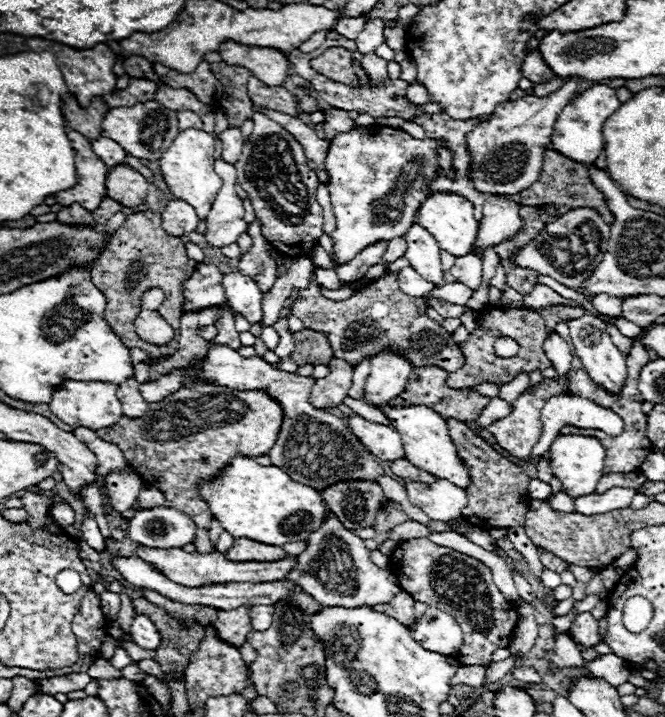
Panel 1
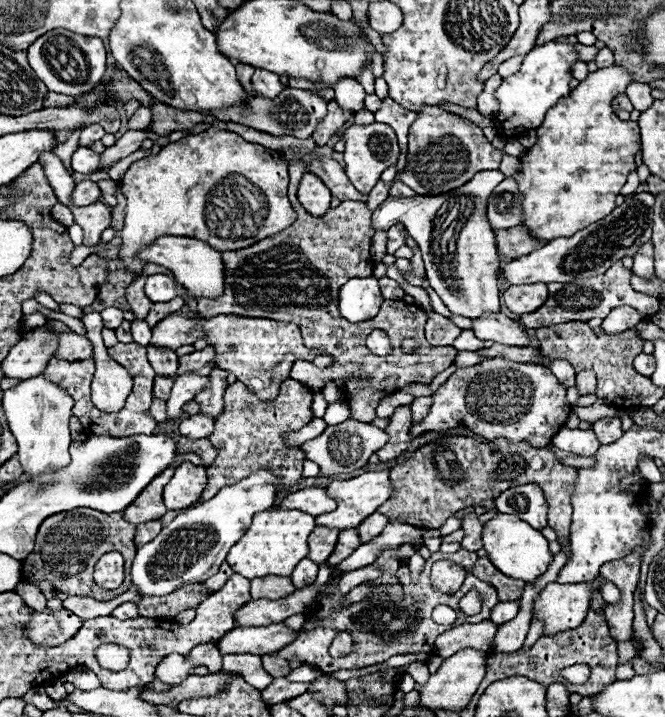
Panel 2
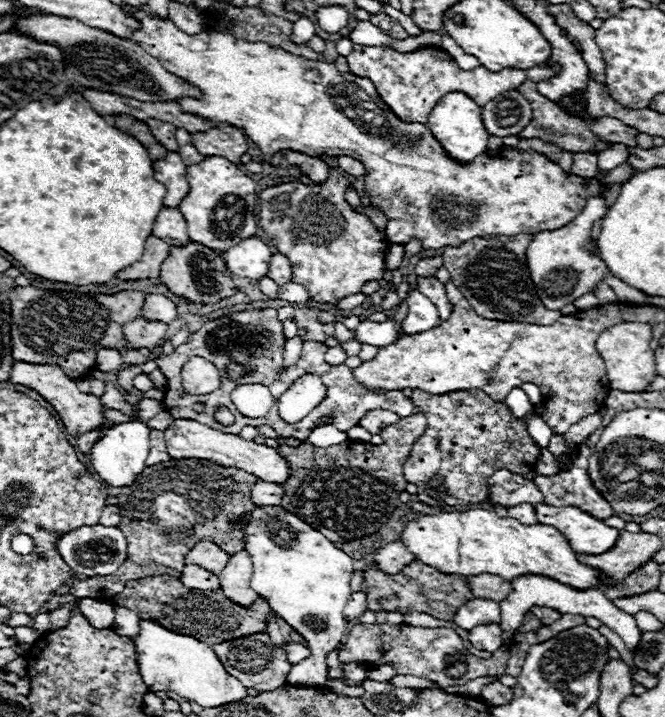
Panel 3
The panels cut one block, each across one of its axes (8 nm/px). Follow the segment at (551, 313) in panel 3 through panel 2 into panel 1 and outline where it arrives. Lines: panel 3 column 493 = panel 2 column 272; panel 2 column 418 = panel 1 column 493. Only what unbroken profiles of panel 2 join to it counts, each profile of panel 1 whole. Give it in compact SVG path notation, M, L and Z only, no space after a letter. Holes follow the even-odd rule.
M492 308L484 316L484 322L470 334L470 338L460 344L462 354L466 354L466 366L460 370L448 374L448 384L454 388L472 388L482 382L492 382L492 384L504 384L510 382L516 374L520 372L532 372L536 368L544 370L552 366L552 362L546 358L542 344L546 340L548 328L544 326L542 316L536 310L512 310L512 308ZM498 336L508 336L520 344L520 352L514 358L500 358L494 352L494 340Z

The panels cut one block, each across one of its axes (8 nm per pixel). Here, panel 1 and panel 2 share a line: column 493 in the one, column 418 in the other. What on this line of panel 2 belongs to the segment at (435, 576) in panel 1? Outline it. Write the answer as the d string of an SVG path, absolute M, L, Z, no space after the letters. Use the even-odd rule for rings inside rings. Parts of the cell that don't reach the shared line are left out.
M458 550L454 554L444 554L444 552L434 552L430 560L426 560L422 572L420 572L420 578L418 582L412 582L412 576L410 576L410 570L404 564L400 562L376 562L382 570L380 578L374 580L380 588L376 590L376 594L372 596L372 600L366 600L366 602L358 602L358 606L348 606L348 608L342 608L342 610L336 610L334 604L336 604L336 596L330 594L326 596L322 602L318 602L318 614L324 616L324 624L320 628L314 628L314 626L308 626L300 638L296 638L288 648L282 648L279 650L278 656L284 658L284 660L300 660L304 664L310 664L310 666L316 666L320 668L322 672L336 672L336 670L356 670L356 668L364 668L364 666L372 666L376 662L384 662L396 654L416 654L416 652L434 652L434 642L440 634L444 634L446 630L450 628L456 628L464 622L468 624L476 624L476 622L482 622L486 618L490 618L490 612L492 608L500 602L498 600L498 594L496 594L496 588L484 580L478 580L470 570L466 572L466 578L464 578L464 586L454 592L454 594L444 594L444 592L434 592L434 588L430 586L430 568L436 560L452 560L454 564L458 566L464 566L464 568L472 568L478 560L478 554L476 552L468 552L468 550ZM470 590L478 590L478 594L484 598L482 602L482 610L474 616L466 616L462 610L460 610L460 598L464 594L468 594ZM438 604L446 604L446 606L452 606L456 612L458 612L458 620L452 624L452 626L440 626L436 624L430 616L432 616L432 610L434 606ZM338 632L350 632L352 638L354 638L354 652L344 656L344 658L332 658L328 654L328 648L334 640L334 636Z

